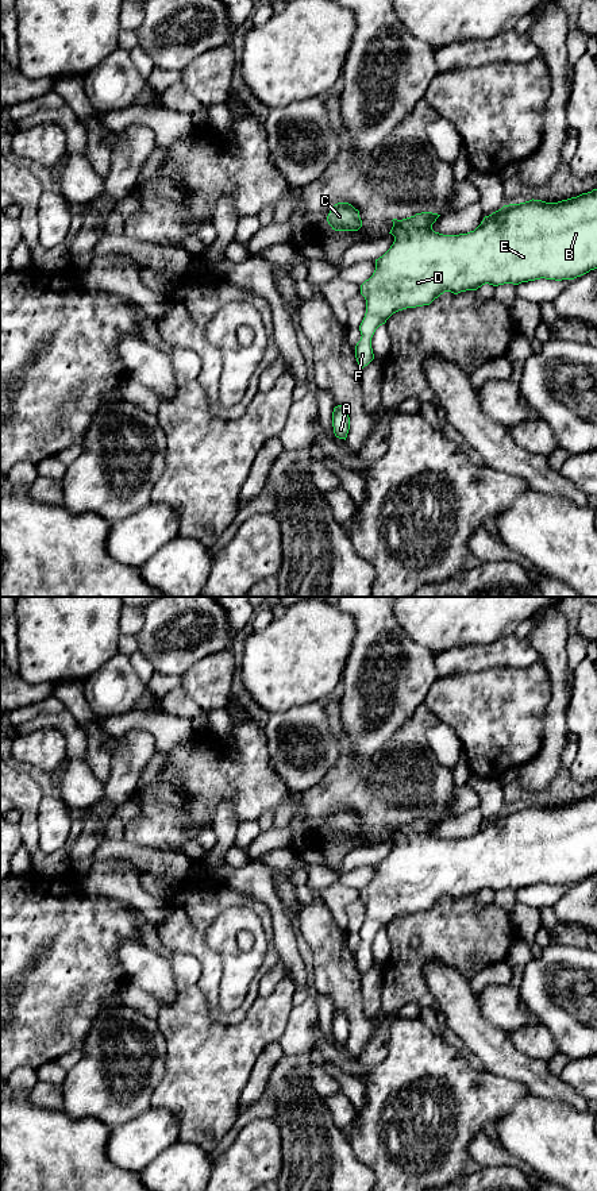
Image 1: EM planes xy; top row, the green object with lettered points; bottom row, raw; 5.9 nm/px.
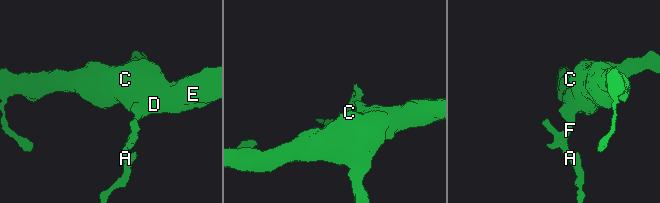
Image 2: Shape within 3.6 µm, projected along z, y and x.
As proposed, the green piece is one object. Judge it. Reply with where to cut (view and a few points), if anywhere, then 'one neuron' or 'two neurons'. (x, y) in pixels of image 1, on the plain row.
cut none; one neuron

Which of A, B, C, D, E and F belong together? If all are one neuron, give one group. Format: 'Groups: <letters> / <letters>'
Groups: A B C D E F

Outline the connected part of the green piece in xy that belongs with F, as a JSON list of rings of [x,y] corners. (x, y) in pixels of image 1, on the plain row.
[[[597,794],[558,808],[532,803],[520,809],[504,810],[485,821],[481,829],[467,839],[443,840],[435,837],[432,829],[439,821],[432,817],[421,817],[403,825],[392,825],[393,832],[389,839],[394,841],[394,847],[382,862],[375,864],[373,880],[361,890],[361,899],[366,905],[366,918],[359,930],[362,941],[355,951],[359,974],[374,964],[371,943],[375,934],[398,916],[430,910],[444,897],[458,899],[466,895],[477,895],[485,889],[493,891],[519,890],[540,883],[574,884],[597,874]]]

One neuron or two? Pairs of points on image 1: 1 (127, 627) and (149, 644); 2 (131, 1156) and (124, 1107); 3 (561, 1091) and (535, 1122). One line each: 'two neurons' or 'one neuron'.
1: two neurons
2: two neurons
3: two neurons

